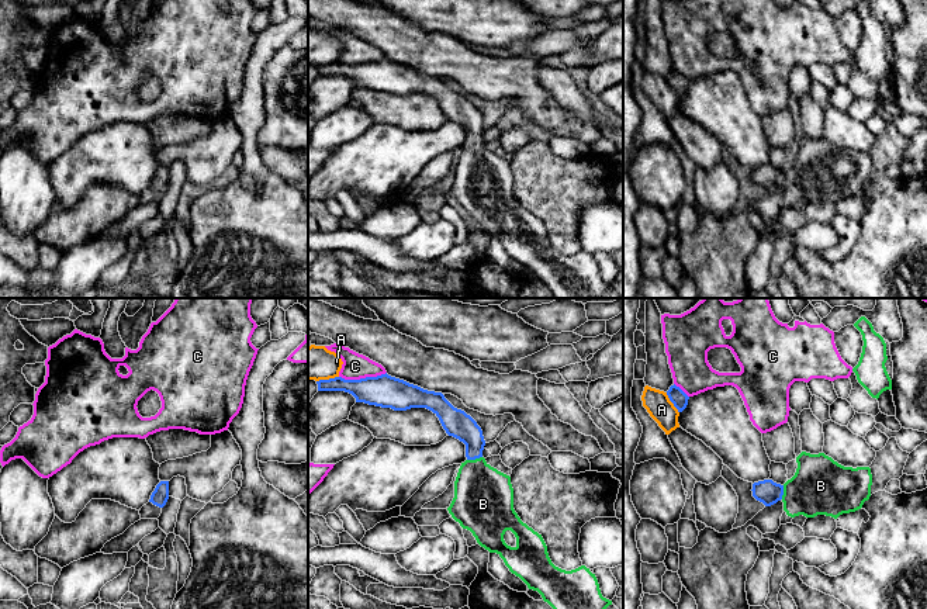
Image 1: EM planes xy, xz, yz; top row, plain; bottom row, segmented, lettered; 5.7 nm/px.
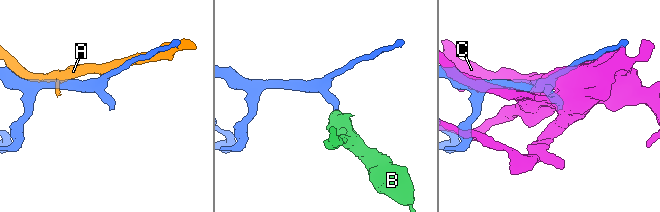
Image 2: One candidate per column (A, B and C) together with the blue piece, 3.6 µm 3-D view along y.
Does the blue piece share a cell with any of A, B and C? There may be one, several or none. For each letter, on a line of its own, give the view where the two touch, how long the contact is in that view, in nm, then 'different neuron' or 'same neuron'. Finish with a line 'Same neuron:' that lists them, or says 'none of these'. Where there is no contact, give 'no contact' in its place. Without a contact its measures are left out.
A: contact in yz; length 140 nm; different neuron
B: contact in xz; length 90 nm; same neuron
C: contact in xz; length 280 nm; different neuron
Same neuron: B

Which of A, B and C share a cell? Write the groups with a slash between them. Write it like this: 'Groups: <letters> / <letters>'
Groups: A / B / C

